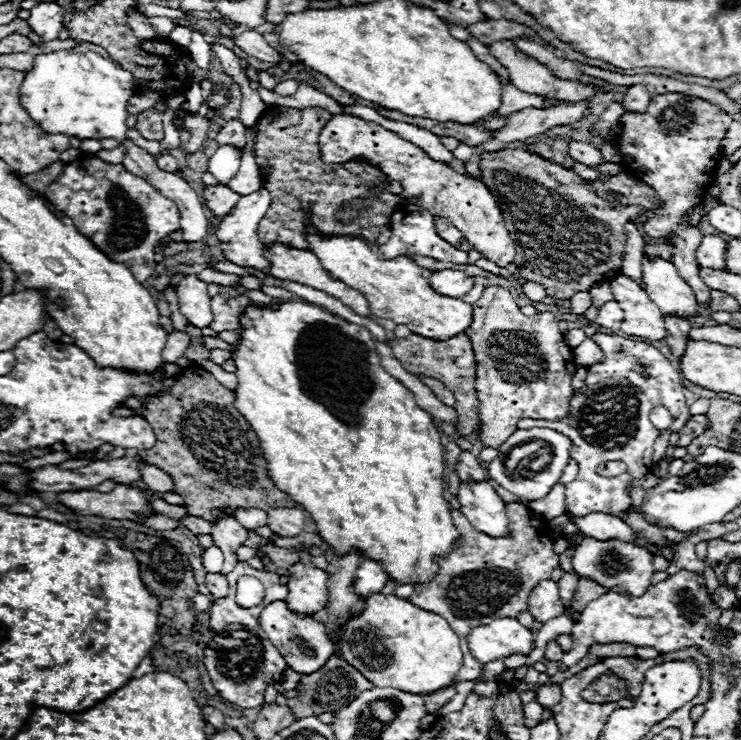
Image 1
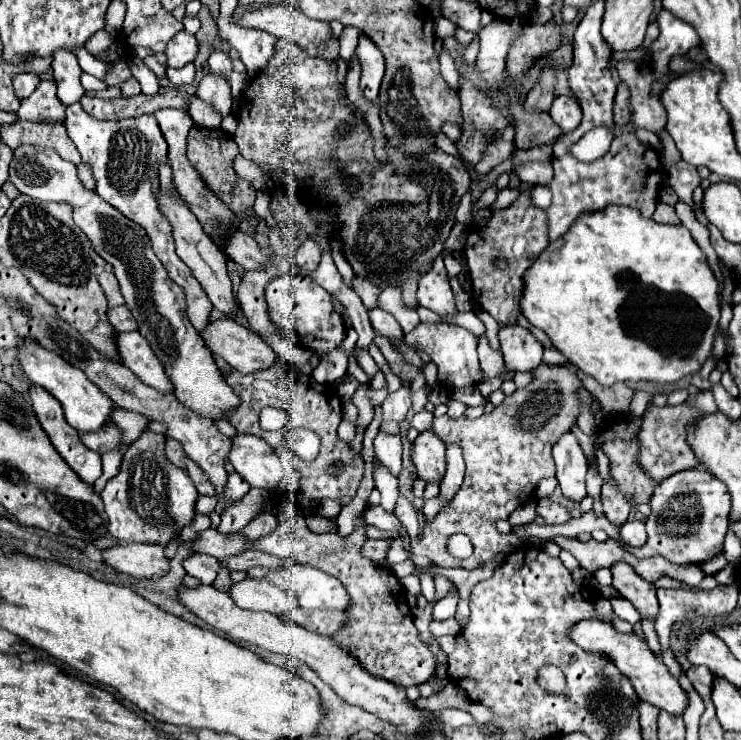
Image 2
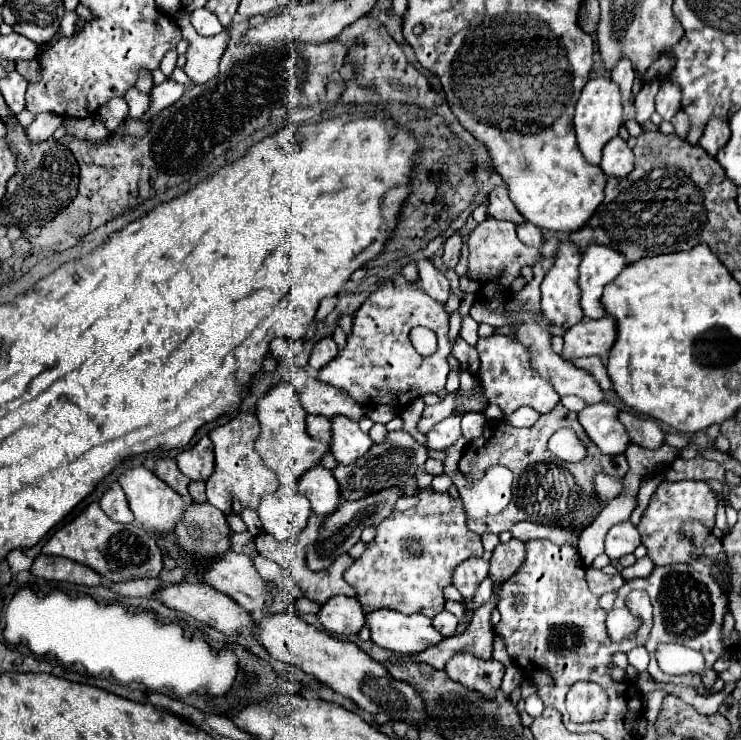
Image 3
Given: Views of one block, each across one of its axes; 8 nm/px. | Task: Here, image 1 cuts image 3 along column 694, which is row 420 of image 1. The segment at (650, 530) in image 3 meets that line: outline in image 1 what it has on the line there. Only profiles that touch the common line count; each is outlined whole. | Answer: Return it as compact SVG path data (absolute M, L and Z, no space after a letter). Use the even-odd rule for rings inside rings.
M500 286L484 288L480 300L474 304L474 320L466 330L476 354L476 392L480 400L480 438L484 446L500 448L522 418L562 420L568 414L570 398L574 396L572 374L576 372L574 356L558 330L558 320L552 312L538 312L524 316L512 294Z

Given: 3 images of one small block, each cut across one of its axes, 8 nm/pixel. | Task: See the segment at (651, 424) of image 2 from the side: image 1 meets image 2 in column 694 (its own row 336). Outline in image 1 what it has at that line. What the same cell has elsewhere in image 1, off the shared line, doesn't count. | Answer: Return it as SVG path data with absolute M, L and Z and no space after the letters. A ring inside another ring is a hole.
M412 334L408 338L394 338L388 340L388 346L394 352L394 358L412 374L424 374L430 378L440 380L456 398L456 412L458 412L458 422L456 430L460 436L468 436L474 432L480 424L478 416L478 398L476 398L476 360L474 360L474 350L470 344L470 338L466 334L458 334L450 340L428 340L418 334Z

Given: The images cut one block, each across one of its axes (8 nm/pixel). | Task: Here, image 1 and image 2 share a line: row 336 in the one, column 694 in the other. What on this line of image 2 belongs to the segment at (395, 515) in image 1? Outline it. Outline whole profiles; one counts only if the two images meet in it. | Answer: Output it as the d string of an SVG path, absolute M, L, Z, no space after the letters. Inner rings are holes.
M612 206L612 208L604 208L604 212L592 212L592 216L580 216L580 220L576 220L576 224L572 226L572 232L568 232L568 236L562 236L558 244L550 244L548 248L550 250L546 250L524 274L526 288L520 304L530 324L542 328L550 336L554 346L570 360L570 364L578 366L584 374L592 376L604 386L612 386L614 382L640 382L640 380L674 384L680 378L698 372L702 364L708 360L708 356L712 354L714 336L718 332L718 320L720 320L720 298L718 298L720 284L712 268L708 266L706 254L694 242L688 228L684 228L682 224L666 226L654 222L652 218L642 218L640 212L636 212L636 208L630 206Z

